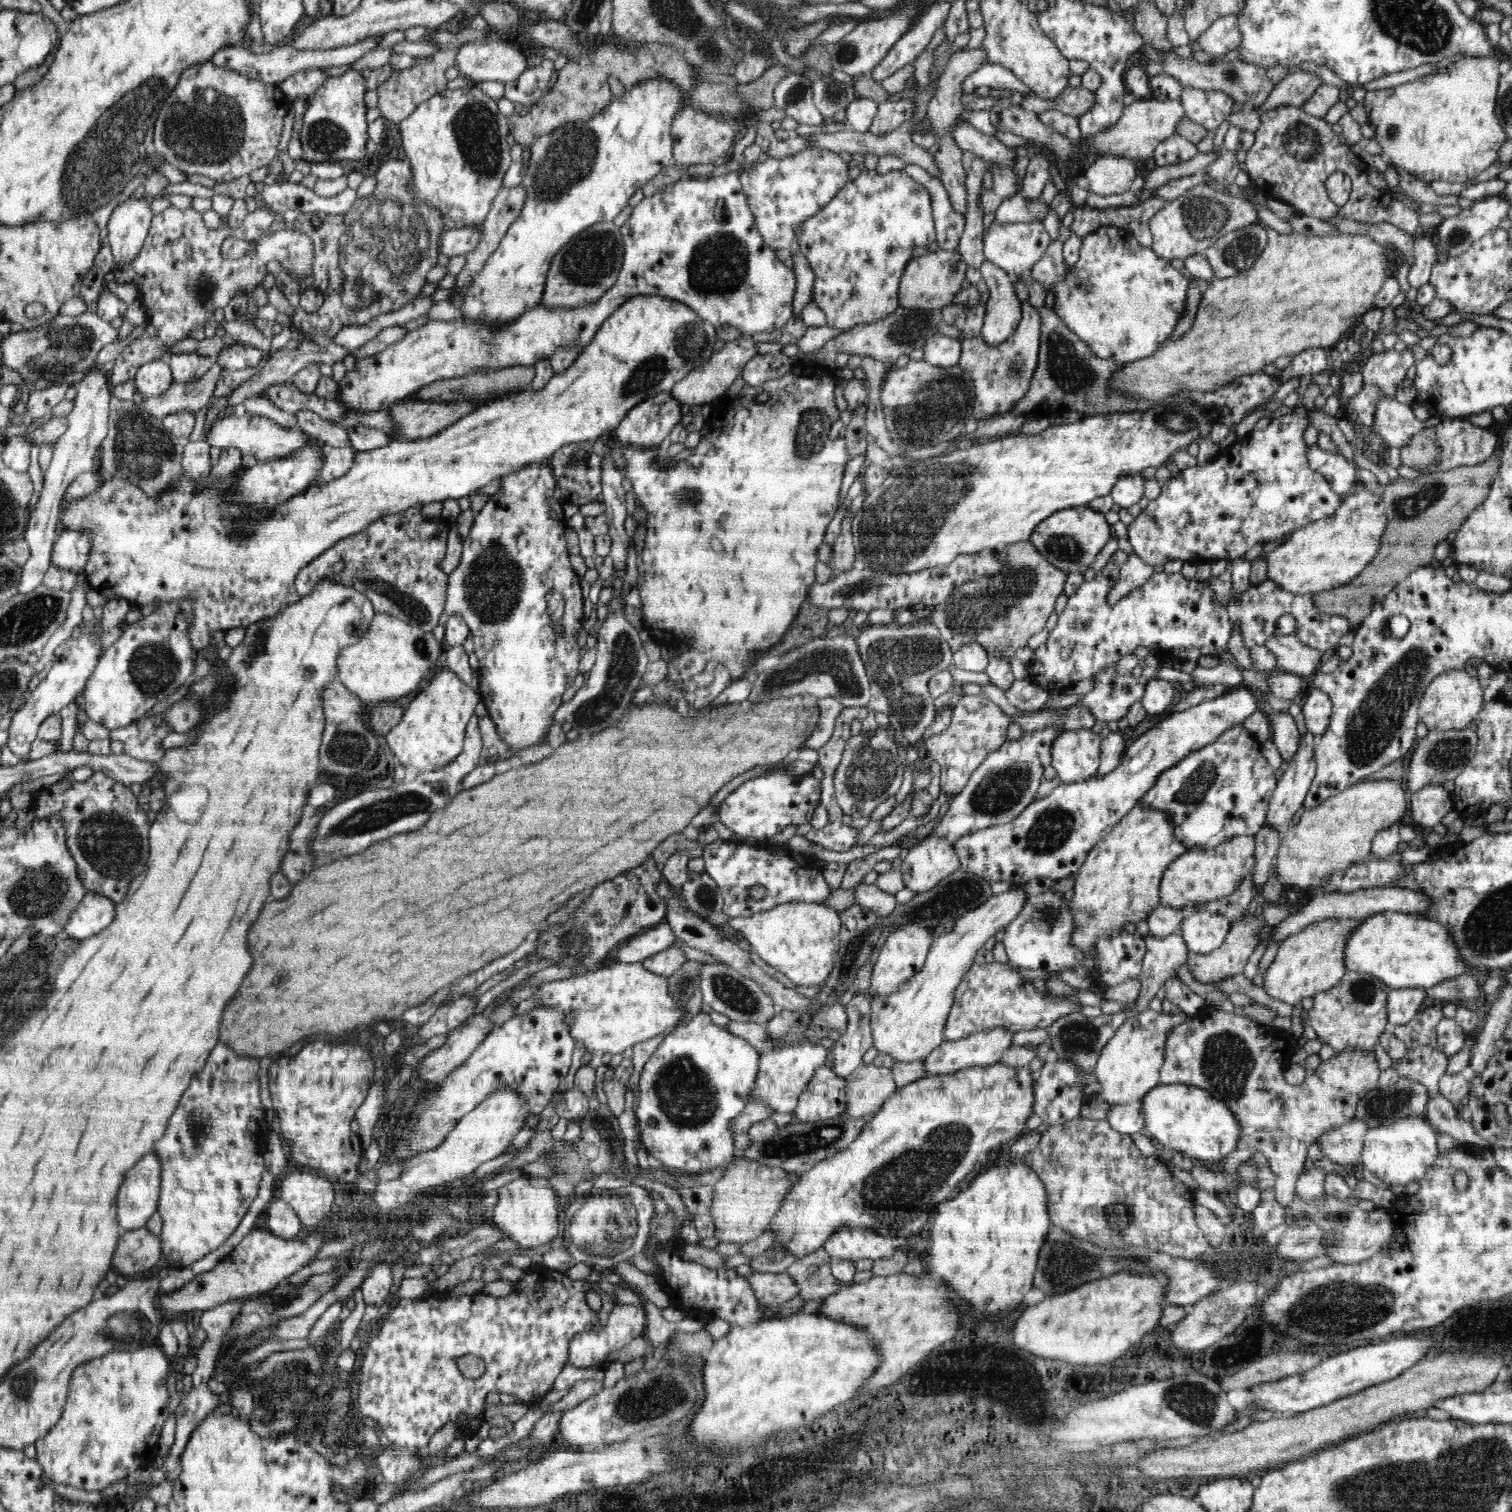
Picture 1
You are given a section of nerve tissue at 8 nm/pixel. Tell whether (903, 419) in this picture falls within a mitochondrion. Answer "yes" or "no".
yes

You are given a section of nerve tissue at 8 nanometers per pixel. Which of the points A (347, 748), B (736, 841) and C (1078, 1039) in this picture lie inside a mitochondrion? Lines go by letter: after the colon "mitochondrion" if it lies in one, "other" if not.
A: mitochondrion
B: other
C: mitochondrion

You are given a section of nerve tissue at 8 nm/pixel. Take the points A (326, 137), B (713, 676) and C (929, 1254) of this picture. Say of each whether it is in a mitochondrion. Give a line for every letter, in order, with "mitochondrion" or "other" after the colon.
A: mitochondrion
B: other
C: other

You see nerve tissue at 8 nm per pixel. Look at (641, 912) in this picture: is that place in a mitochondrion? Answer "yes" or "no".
no

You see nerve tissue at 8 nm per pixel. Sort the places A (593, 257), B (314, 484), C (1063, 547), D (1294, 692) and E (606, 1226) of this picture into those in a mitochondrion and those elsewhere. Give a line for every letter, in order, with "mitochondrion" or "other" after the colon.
A: mitochondrion
B: other
C: mitochondrion
D: other
E: mitochondrion

